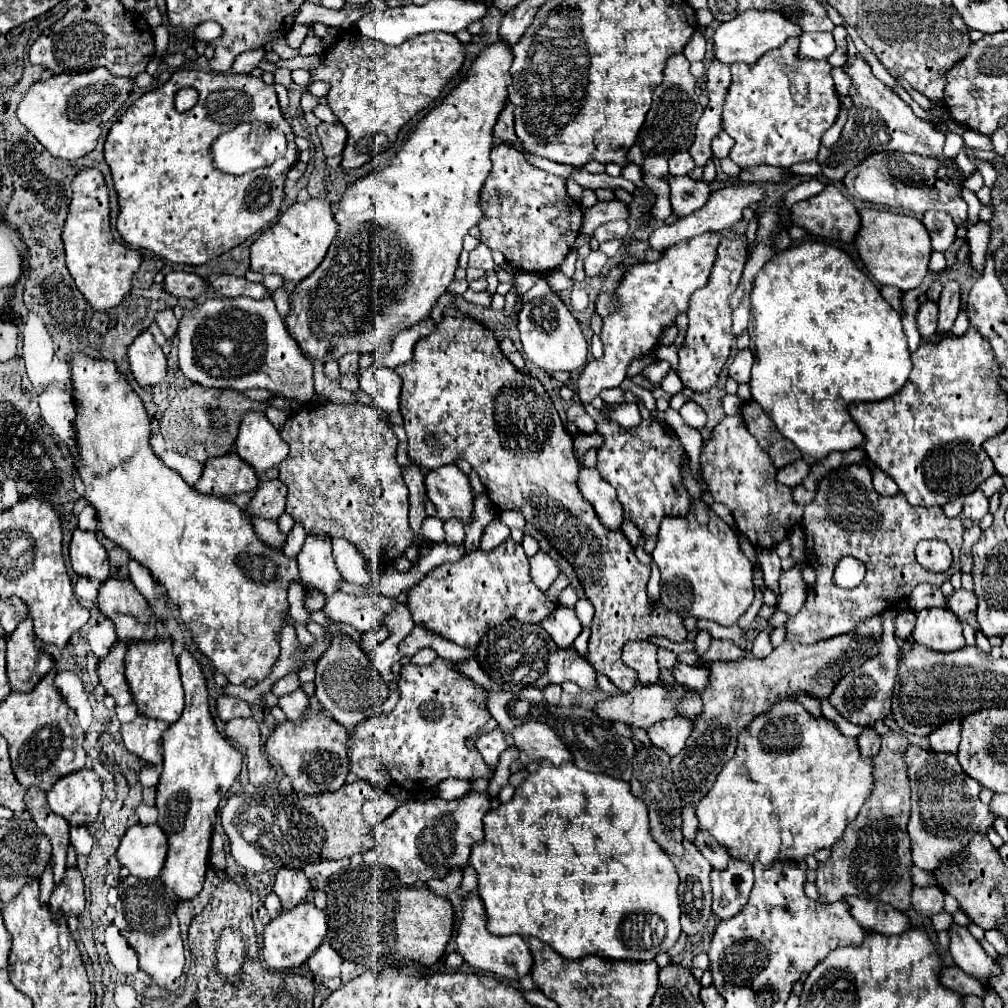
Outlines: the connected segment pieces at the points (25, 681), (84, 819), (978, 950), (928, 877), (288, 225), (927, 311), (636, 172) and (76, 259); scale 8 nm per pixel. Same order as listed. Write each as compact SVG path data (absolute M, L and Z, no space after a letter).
M27 616L7 640L7 674L11 688L17 692L31 692L51 668L53 658L39 648L31 628L31 616Z
M91 768L61 776L47 792L47 802L69 824L91 824L97 820L101 806L101 778Z
M953 924L949 928L949 932L951 932L951 946L949 946L951 956L953 956L955 964L959 968L963 968L963 972L975 976L983 984L987 984L991 980L991 976L999 974L997 962L985 954L981 944L969 934L967 928Z
M913 866L913 868L915 868L915 878L913 878L915 886L921 886L921 888L925 888L925 886L937 886L937 888L941 888L941 884L937 882L937 878L935 878L933 874L923 872L923 870L917 868L917 866Z
M307 198L305 202L295 202L279 216L279 220L273 226L263 230L259 234L259 238L253 242L253 246L251 246L251 270L261 272L261 274L281 274L285 280L291 280L291 282L297 284L299 280L309 276L321 264L321 260L325 258L325 254L327 254L333 238L337 236L337 232L339 232L339 228L333 220L333 206L331 206L329 200Z
M929 300L925 304L921 304L917 320L919 320L919 332L923 338L929 338L935 334L937 328L937 318L939 318L939 304Z
M627 164L627 166L621 170L621 176L625 176L625 178L631 180L631 182L635 182L637 186L643 186L643 182L641 182L641 170L639 170L639 166L635 166L635 164Z
M89 168L81 170L73 184L73 200L69 204L67 222L63 228L63 244L67 254L67 268L79 288L79 292L85 296L89 306L97 312L107 312L123 302L123 298L131 290L133 274L139 270L141 254L137 250L131 250L119 242L115 242L111 234L109 224L109 192L105 186L105 180L99 170Z

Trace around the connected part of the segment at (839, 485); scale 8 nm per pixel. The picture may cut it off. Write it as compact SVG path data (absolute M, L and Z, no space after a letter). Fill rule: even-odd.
M851 464L831 470L819 480L817 496L805 506L803 514L805 554L811 568L817 572L817 582L809 586L807 600L799 614L789 616L787 640L799 644L813 644L821 638L833 638L853 632L857 624L881 614L887 608L897 608L905 602L913 588L921 582L941 586L949 580L949 572L929 572L915 558L915 546L925 538L935 538L951 544L953 570L959 570L959 552L963 542L963 522L959 518L943 516L941 506L911 506L903 492L895 496L879 496L871 484L871 472L867 466ZM845 556L859 558L867 566L865 580L853 588L843 590L833 584L833 570Z

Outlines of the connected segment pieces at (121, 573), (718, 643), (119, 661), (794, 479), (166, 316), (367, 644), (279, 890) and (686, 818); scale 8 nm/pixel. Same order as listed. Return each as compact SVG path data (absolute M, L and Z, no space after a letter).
M101 538L101 544L103 548L107 550L109 554L109 562L111 562L111 578L127 578L129 576L129 570L127 570L127 562L129 562L129 554L119 548L115 542L107 540L107 538Z
M713 640L711 648L701 656L703 662L715 662L715 660L739 660L743 658L743 650L737 648L729 640Z
M117 642L111 648L111 652L97 664L101 686L107 690L109 696L115 698L119 706L125 706L131 702L131 694L125 682L125 662L123 662L125 652L127 652L127 646L123 642Z
M797 460L795 464L787 464L783 466L779 472L777 472L777 480L779 484L785 484L785 486L799 486L803 482L803 478L807 476L807 472L811 470L811 466L803 460Z
M171 308L157 312L155 322L159 324L159 328L161 328L161 332L165 334L167 340L171 340L177 334L177 318L173 316L173 310Z
M379 626L379 628L371 630L371 632L365 632L363 634L363 652L371 654L387 636L389 636L389 632L387 632L385 626Z
M281 868L277 872L277 880L273 886L273 892L281 898L283 910L289 910L305 900L309 892L309 878L303 870L293 868Z
M687 804L683 808L683 832L685 832L685 838L687 840L695 840L695 830L697 830L697 816L695 816L695 806L693 804Z

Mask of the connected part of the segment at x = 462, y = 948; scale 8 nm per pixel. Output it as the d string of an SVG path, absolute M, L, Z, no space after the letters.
M477 894L467 896L465 898L465 908L463 908L463 920L459 926L459 934L455 938L459 954L465 958L465 962L469 966L473 966L475 970L483 970L483 972L491 972L491 974L499 974L503 978L517 978L517 976L527 976L531 974L531 952L527 948L527 942L519 936L507 936L507 938L499 938L499 936L491 936L491 932L487 932L487 912L483 908L483 902L479 900Z

